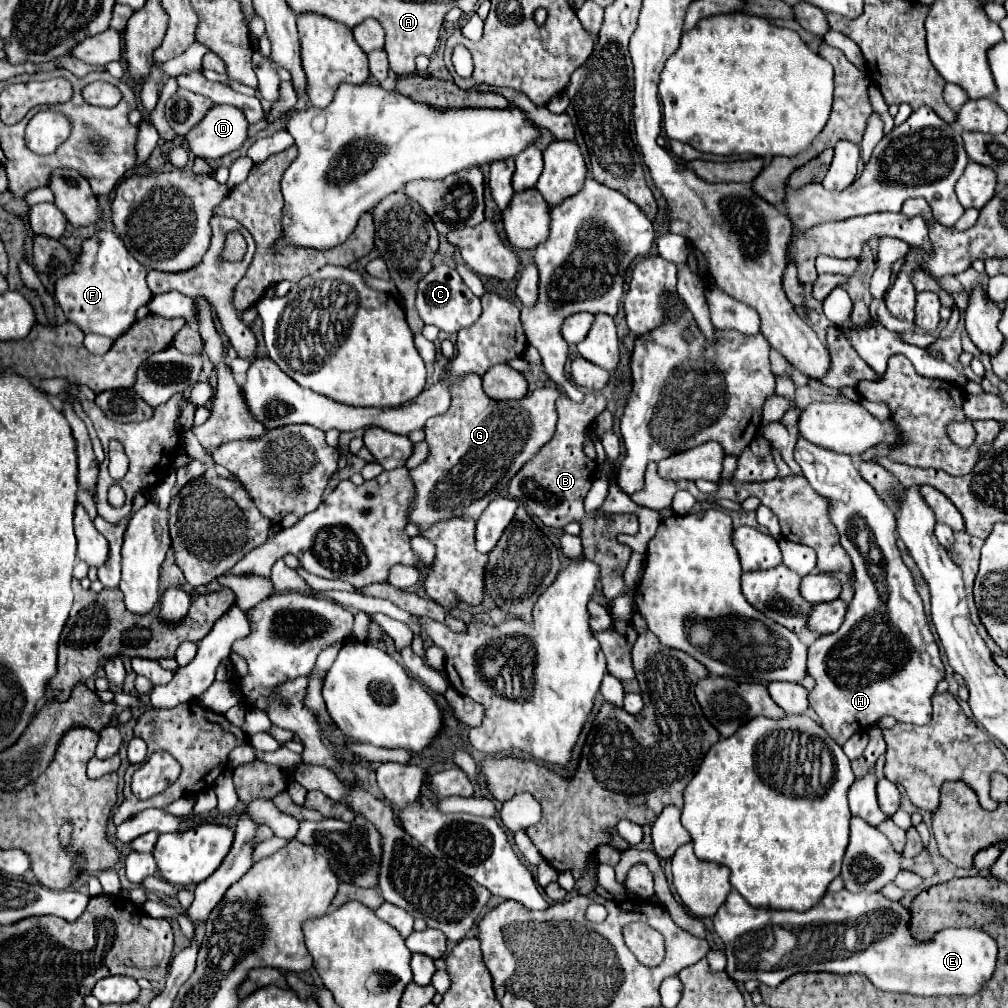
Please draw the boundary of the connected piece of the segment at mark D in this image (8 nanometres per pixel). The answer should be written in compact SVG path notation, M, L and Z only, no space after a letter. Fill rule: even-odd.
M228 104L212 106L208 114L186 134L188 148L206 160L220 158L242 146L248 124L238 108Z

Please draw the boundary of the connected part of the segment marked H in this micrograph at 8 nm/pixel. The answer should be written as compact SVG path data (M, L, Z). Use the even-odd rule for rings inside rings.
M798 436L794 458L810 486L832 500L830 520L838 528L844 550L854 560L856 574L856 594L848 604L842 626L834 634L820 636L808 648L808 674L816 680L810 706L838 746L844 746L850 736L874 726L884 716L894 716L898 722L926 724L930 720L930 698L944 678L944 664L914 578L896 546L894 512L860 476L850 456L828 452ZM884 656L902 658L900 666L886 676Z

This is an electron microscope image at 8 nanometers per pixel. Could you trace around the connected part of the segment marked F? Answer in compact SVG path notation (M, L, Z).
M100 230L84 240L82 250L84 270L56 282L58 304L67 320L76 324L84 334L102 334L116 340L136 322L136 310L152 298L146 284L146 268L128 254L122 240L108 230Z

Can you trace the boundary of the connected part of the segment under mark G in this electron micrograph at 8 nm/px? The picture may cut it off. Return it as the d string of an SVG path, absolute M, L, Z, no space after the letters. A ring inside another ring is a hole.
M476 374L462 376L450 386L452 404L442 416L426 422L428 458L410 476L416 484L416 508L410 522L432 526L452 516L478 518L496 496L504 494L508 480L528 462L552 436L556 428L554 402L560 398L558 388L544 386L516 402L490 400L482 390L482 378Z

